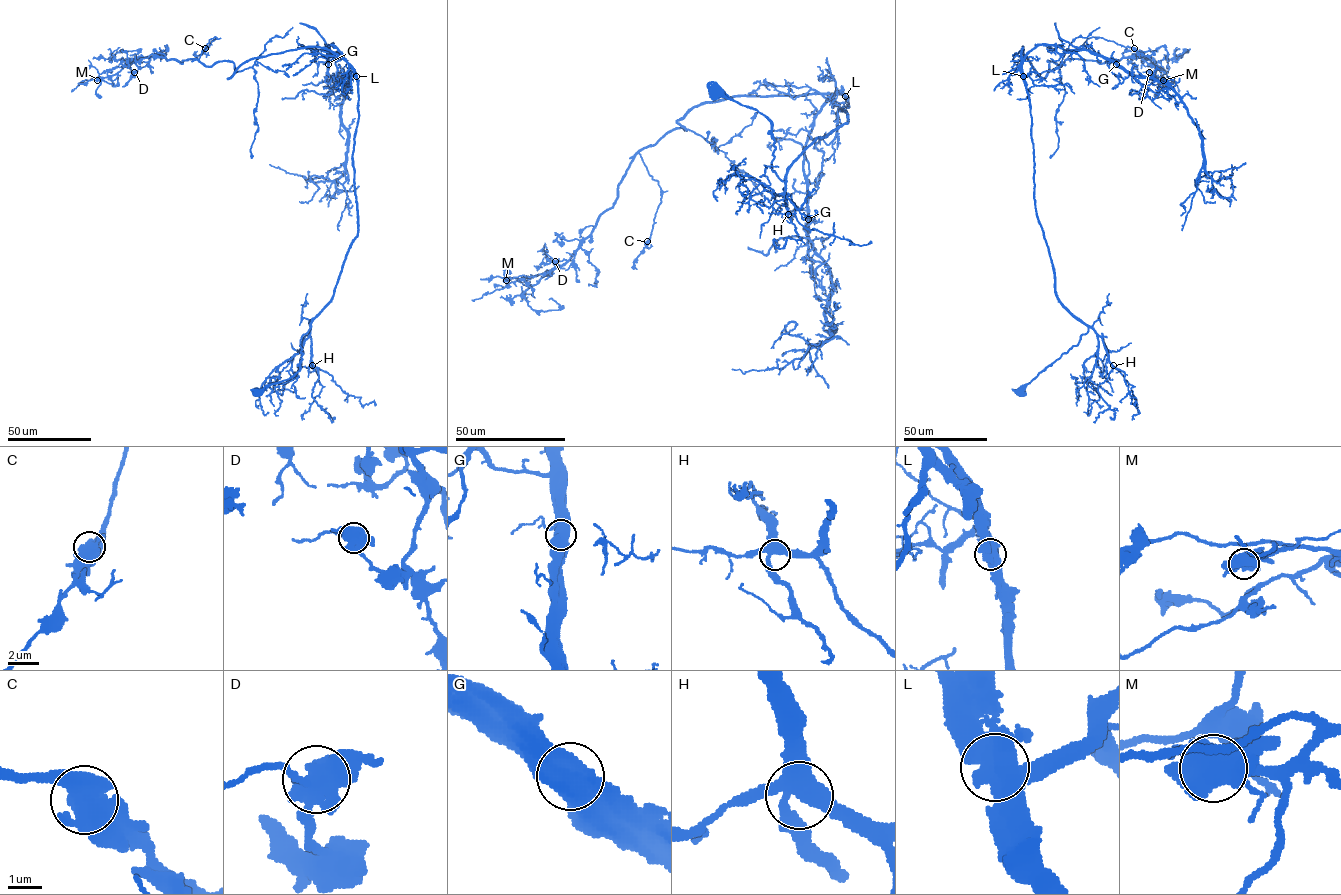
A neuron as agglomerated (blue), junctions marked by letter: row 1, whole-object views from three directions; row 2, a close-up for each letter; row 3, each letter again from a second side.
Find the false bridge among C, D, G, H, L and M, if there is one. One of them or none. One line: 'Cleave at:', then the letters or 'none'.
Cleave at: L

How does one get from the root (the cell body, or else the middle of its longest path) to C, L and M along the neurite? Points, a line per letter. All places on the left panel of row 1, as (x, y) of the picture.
C: (257, 392), (299, 370), (357, 234), (358, 82), (317, 46), (228, 78), (205, 48)
L: (257, 392), (299, 370), (301, 337), (332, 297), (357, 234), (356, 76)
M: (257, 392), (299, 370), (357, 234), (354, 69), (313, 46), (228, 78), (232, 61), (145, 56), (97, 80)

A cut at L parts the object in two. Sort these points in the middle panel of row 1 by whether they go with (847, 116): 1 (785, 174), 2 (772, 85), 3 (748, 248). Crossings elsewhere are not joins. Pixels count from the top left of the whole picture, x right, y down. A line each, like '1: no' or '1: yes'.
1: yes
2: no
3: no

